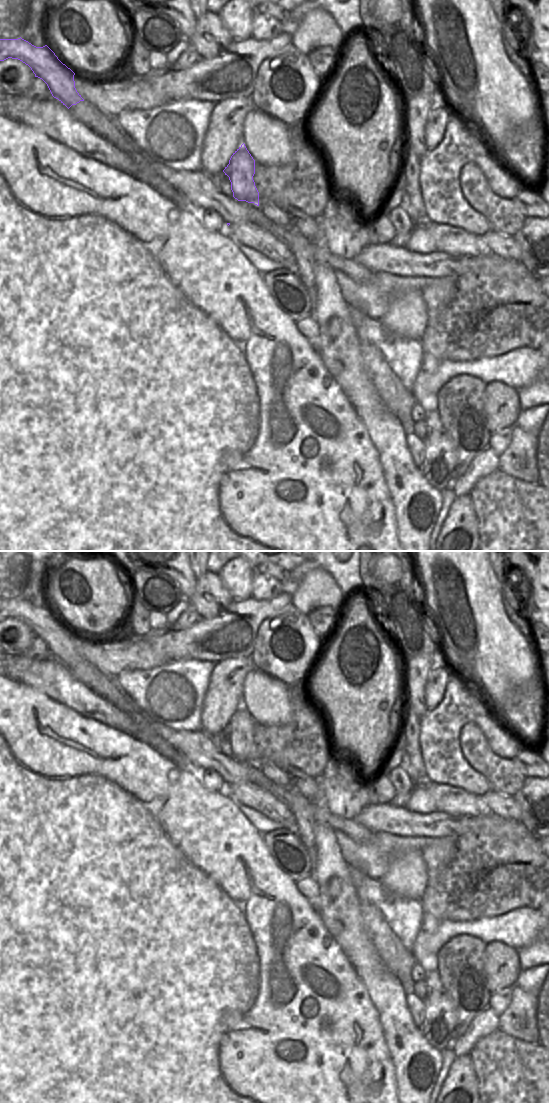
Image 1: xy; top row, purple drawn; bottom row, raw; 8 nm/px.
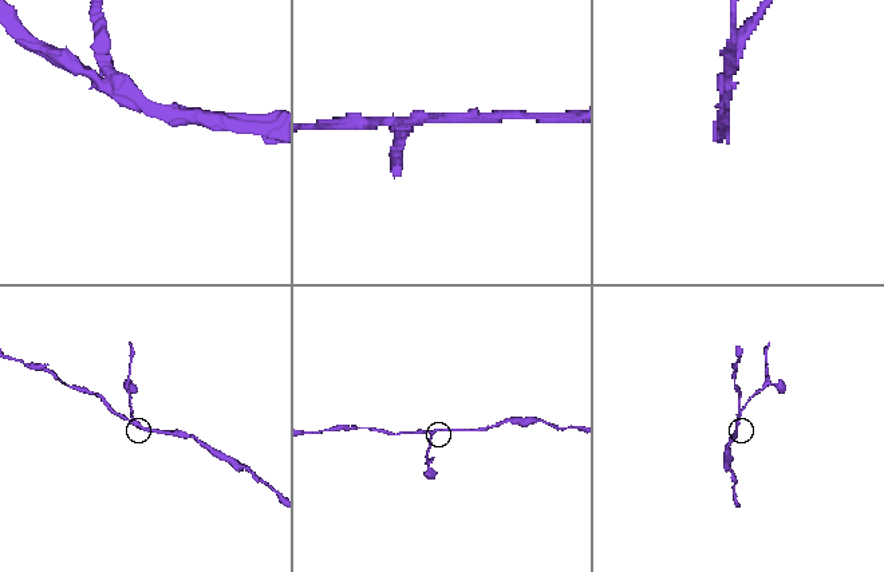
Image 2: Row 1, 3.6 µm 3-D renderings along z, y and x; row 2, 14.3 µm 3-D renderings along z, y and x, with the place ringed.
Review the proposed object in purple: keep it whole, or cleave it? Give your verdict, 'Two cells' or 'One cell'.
Two cells

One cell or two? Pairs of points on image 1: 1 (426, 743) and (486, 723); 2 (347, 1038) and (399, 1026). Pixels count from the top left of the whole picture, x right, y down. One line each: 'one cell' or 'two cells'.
1: one cell
2: two cells

